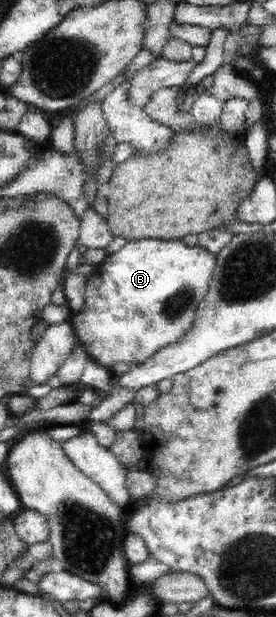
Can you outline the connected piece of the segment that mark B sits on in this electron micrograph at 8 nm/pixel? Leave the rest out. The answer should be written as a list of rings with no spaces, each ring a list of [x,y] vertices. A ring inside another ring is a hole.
[[[140,239],[128,241],[118,251],[108,254],[87,278],[82,308],[70,318],[77,340],[83,344],[89,358],[110,372],[114,364],[142,364],[164,346],[176,344],[192,326],[195,309],[202,304],[211,286],[216,266],[216,254],[199,243],[188,246],[181,239]]]

